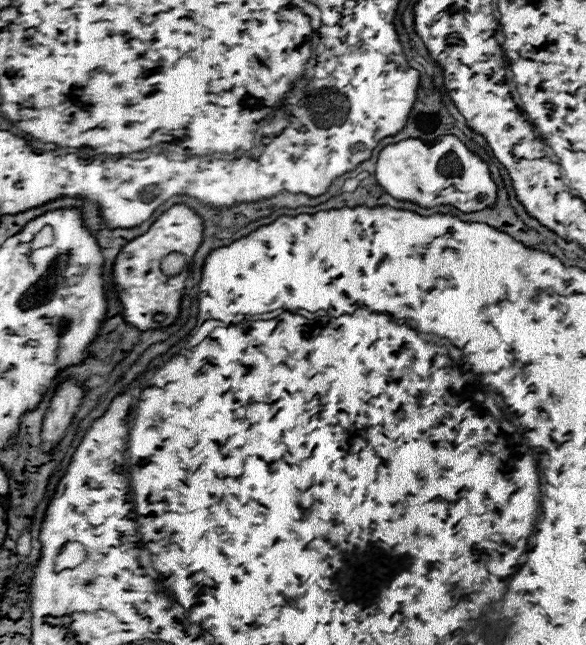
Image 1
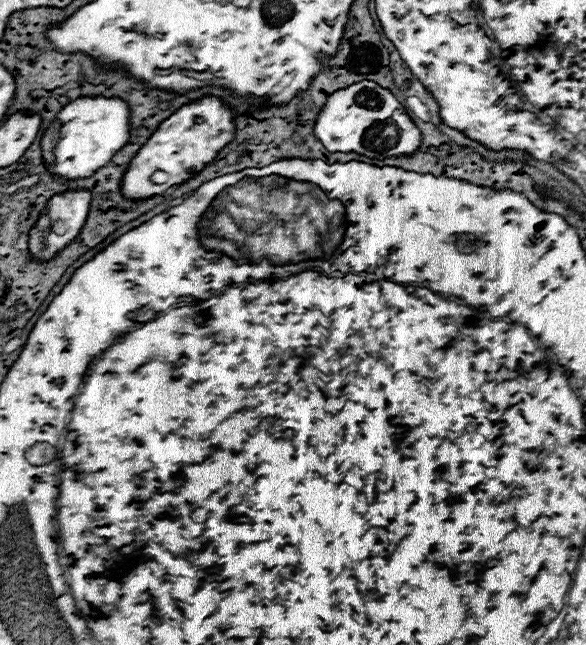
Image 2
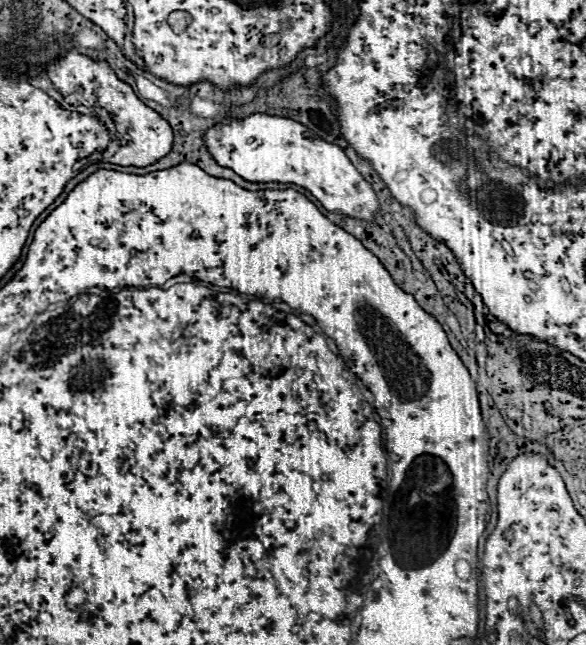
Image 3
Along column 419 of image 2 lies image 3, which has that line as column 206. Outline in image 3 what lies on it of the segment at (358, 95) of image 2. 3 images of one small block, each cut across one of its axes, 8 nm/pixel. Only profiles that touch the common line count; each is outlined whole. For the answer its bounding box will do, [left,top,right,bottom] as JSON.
[204,114,378,220]

